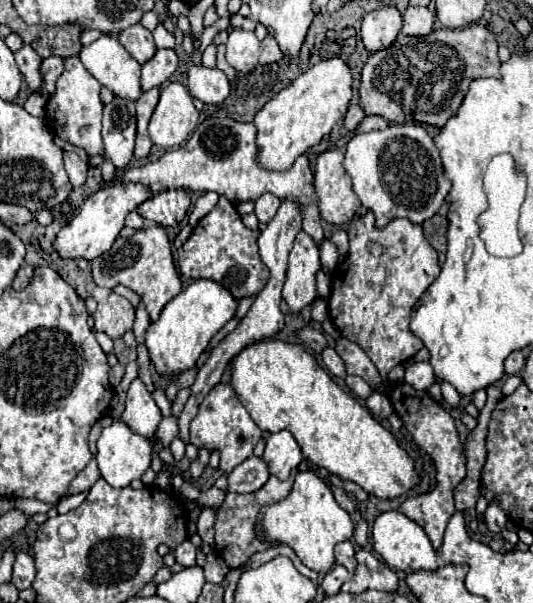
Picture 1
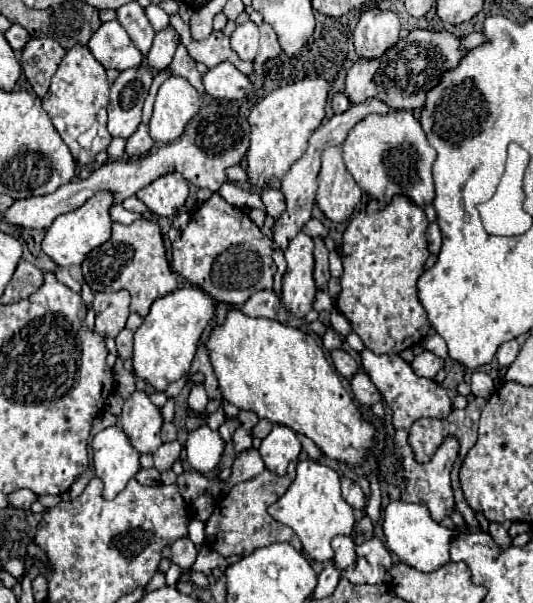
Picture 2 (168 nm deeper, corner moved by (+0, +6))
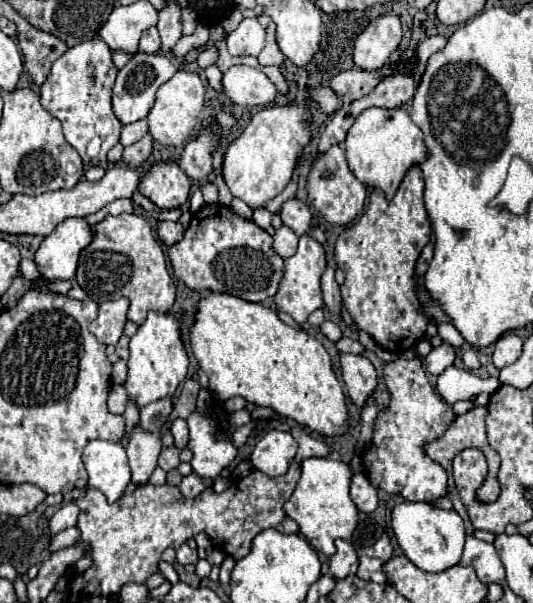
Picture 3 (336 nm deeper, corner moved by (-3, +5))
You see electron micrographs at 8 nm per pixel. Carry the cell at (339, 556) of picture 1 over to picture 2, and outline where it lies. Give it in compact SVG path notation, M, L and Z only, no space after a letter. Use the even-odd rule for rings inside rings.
M335 536L331 544L333 544L333 550L335 550L333 562L337 564L337 568L347 570L349 566L355 564L357 556L355 556L355 542L353 542L351 536Z

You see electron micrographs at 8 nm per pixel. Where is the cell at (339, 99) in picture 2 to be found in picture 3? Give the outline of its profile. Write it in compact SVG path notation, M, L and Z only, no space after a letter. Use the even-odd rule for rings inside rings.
M306 87L306 89L312 95L312 99L318 103L322 113L330 115L330 113L334 113L340 107L340 99L330 87Z

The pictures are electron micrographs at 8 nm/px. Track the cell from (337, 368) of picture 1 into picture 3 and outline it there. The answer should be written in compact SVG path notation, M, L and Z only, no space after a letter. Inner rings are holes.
M342 355L340 357L340 369L342 369L342 377L344 383L348 387L348 395L352 399L352 403L362 409L362 405L366 403L366 399L374 393L376 385L378 385L378 377L376 377L376 369L374 365L364 357L364 355Z

